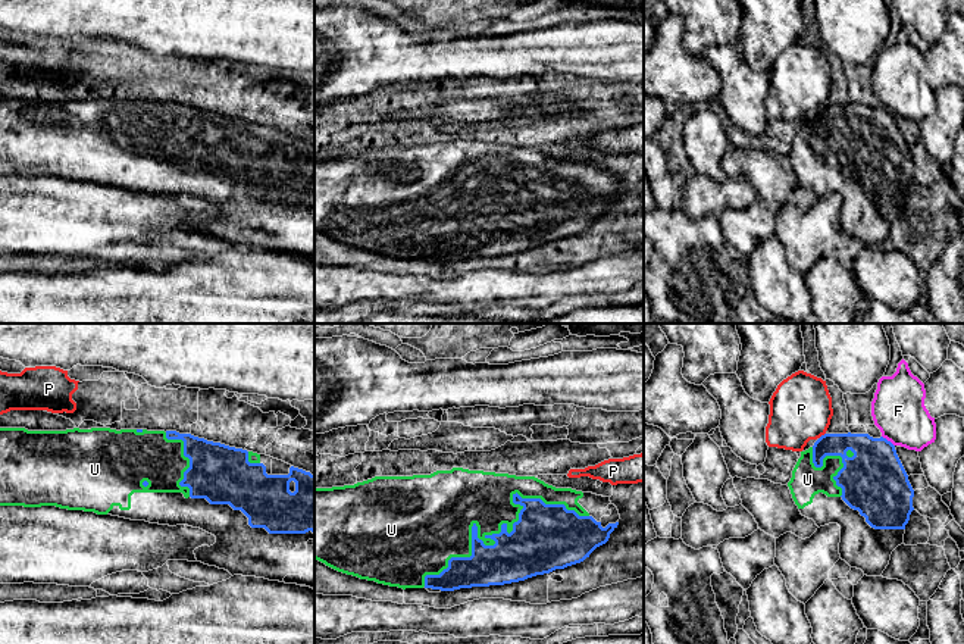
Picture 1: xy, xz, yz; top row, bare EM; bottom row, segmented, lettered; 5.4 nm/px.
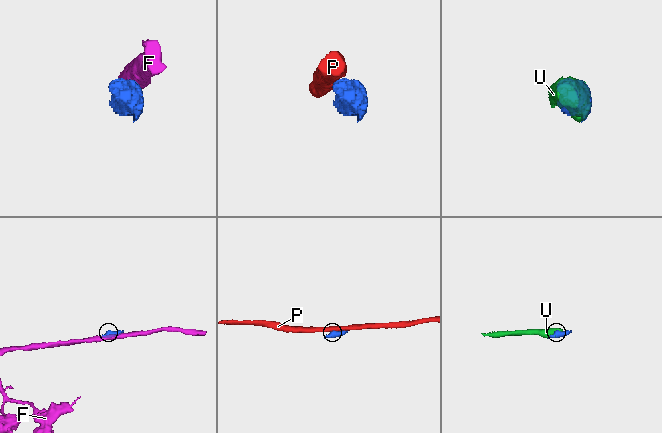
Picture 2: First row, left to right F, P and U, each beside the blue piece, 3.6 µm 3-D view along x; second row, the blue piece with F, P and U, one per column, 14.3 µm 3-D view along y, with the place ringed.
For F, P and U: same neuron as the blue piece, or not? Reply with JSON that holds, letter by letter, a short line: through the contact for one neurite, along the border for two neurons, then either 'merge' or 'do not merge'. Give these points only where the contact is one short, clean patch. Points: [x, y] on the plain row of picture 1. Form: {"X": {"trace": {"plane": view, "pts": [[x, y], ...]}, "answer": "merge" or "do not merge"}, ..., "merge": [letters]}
{"F": {"trace": {"plane": "yz", "pts": [[882, 106], [894, 116]]}, "answer": "do not merge"}, "P": {"trace": {"plane": "yz", "pts": [[825, 103], [819, 109]]}, "answer": "do not merge"}, "U": {"answer": "merge"}, "merge": ["U"]}

